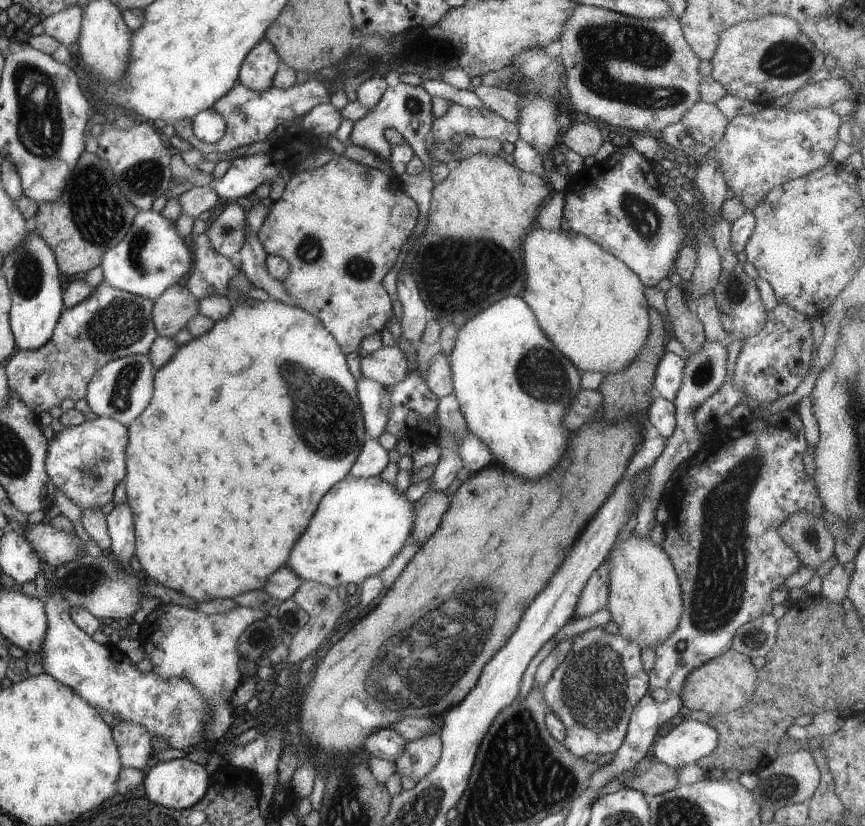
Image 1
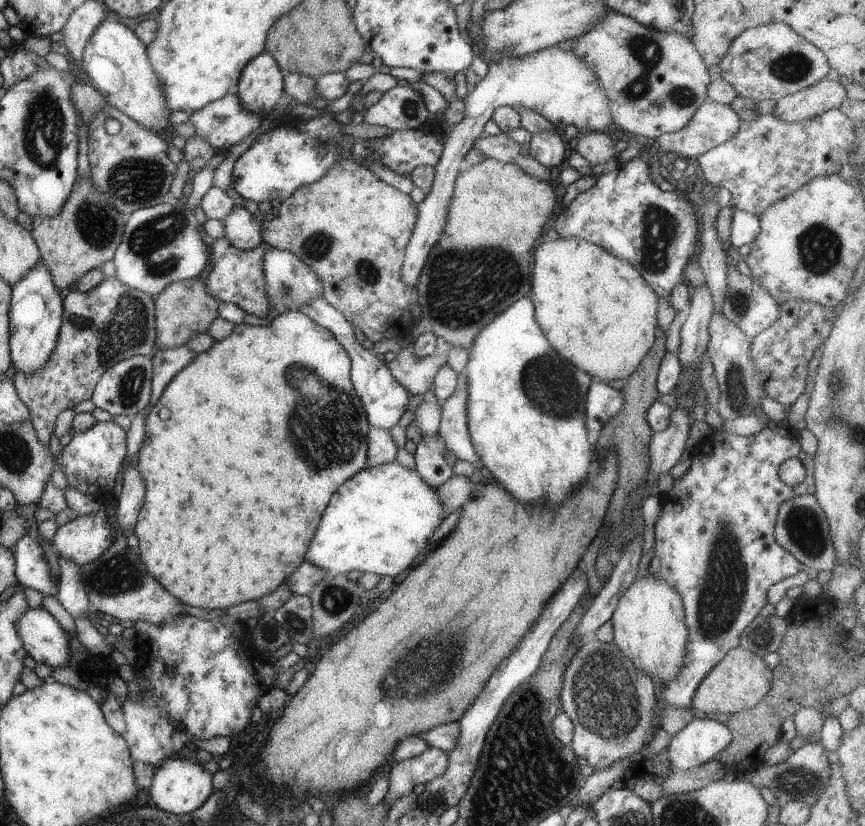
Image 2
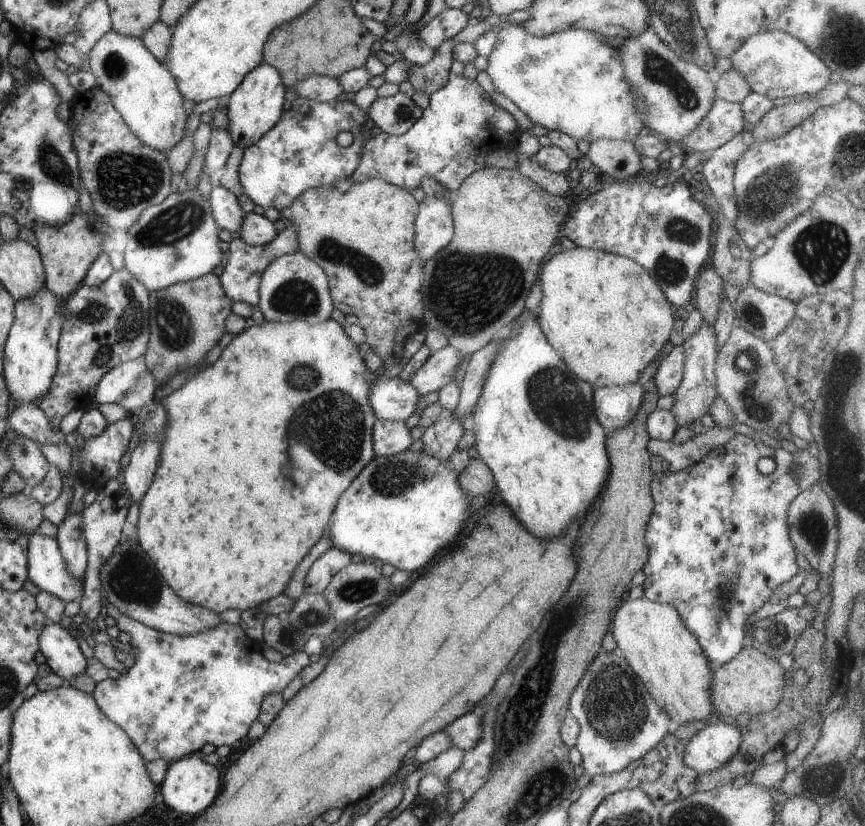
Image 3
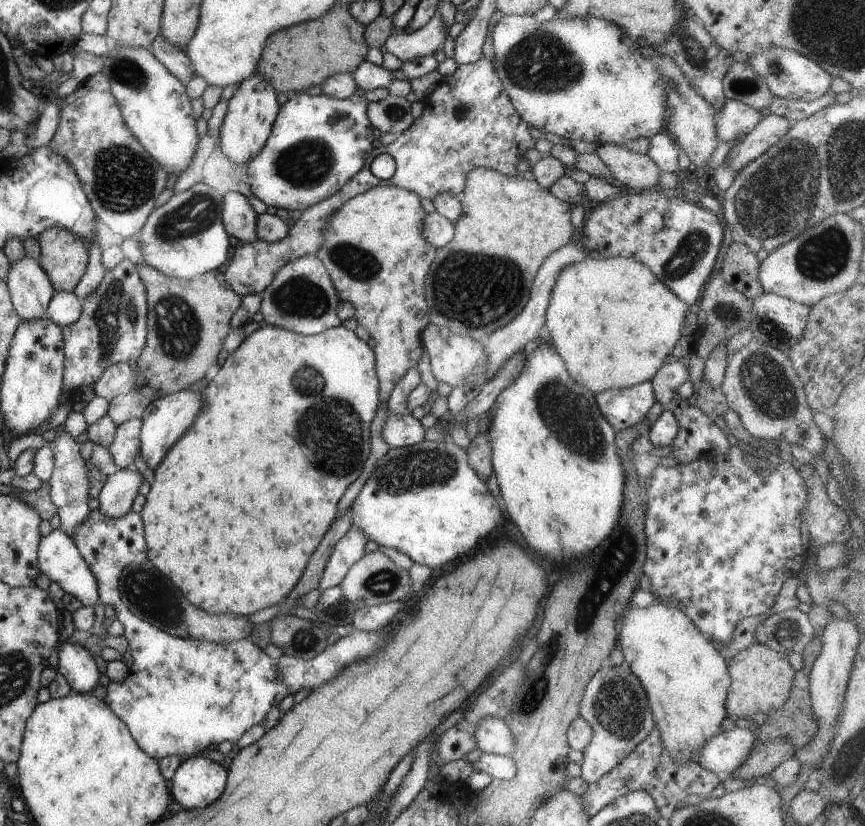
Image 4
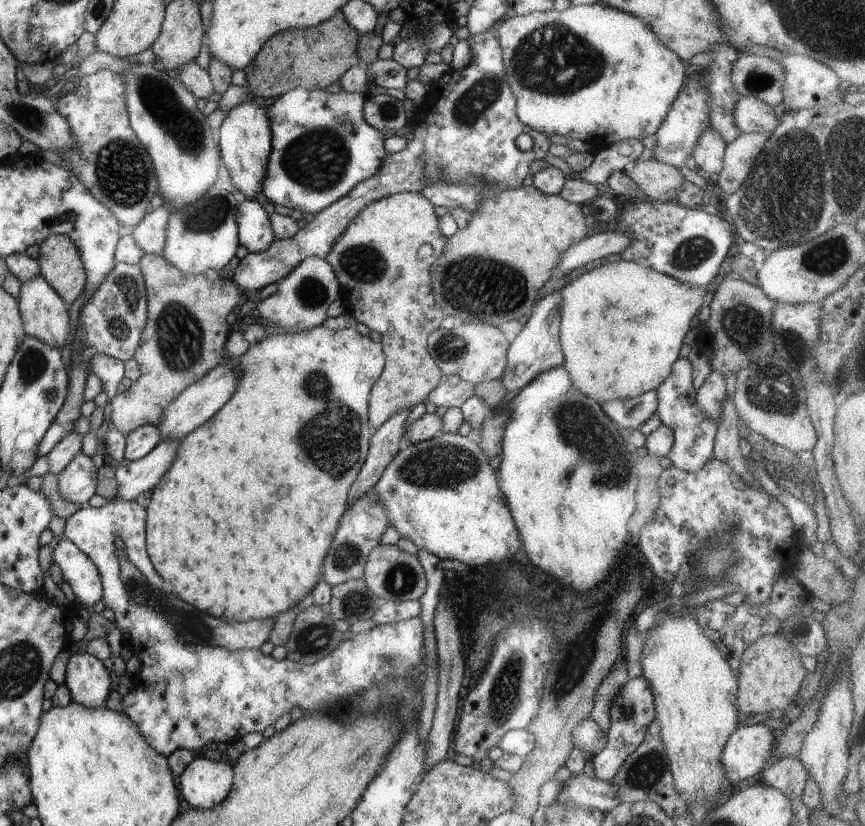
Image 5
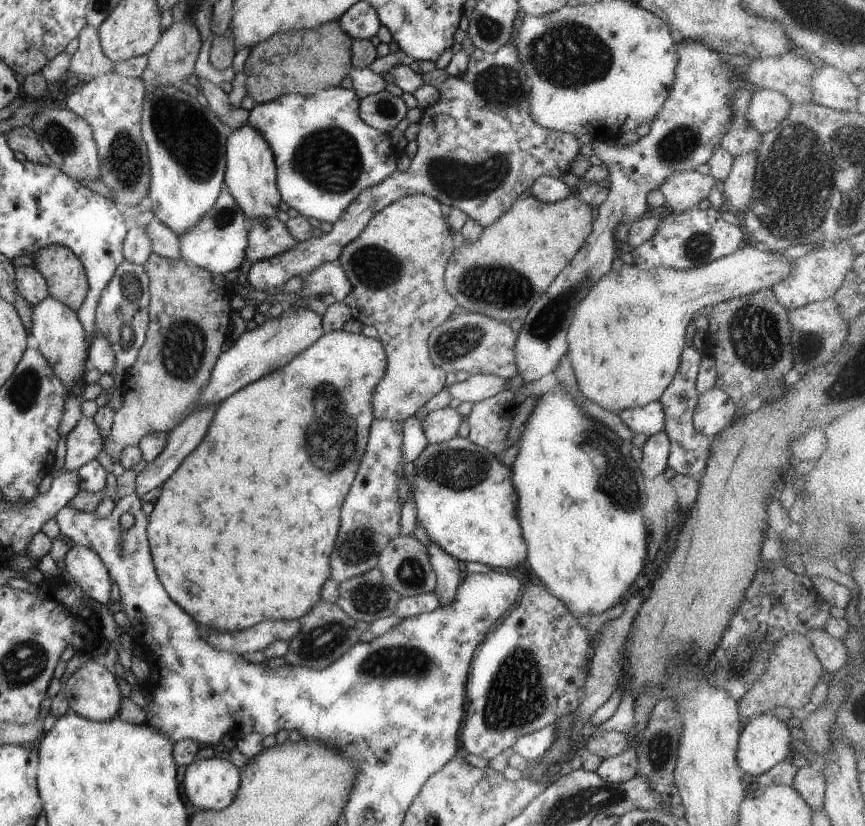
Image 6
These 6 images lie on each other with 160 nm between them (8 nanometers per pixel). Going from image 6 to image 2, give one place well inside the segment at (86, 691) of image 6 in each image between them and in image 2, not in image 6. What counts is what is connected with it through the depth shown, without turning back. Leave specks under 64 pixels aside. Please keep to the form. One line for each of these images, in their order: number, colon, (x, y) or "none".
2: (43, 639)
3: (62, 655)
4: (76, 664)
5: (87, 680)

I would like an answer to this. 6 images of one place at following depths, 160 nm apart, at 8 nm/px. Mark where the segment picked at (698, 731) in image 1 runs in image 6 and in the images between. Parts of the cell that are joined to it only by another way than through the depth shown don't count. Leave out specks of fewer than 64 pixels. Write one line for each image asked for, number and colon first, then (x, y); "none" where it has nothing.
2: (698, 741)
3: (714, 745)
4: (722, 754)
5: (748, 750)
6: (764, 741)

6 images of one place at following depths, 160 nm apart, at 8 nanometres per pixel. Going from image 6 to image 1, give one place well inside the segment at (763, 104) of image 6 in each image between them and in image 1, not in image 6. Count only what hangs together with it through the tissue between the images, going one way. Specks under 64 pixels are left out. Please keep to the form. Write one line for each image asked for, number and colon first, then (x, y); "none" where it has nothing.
1: (702, 126)
2: (713, 123)
3: (723, 121)
4: (734, 120)
5: (751, 115)

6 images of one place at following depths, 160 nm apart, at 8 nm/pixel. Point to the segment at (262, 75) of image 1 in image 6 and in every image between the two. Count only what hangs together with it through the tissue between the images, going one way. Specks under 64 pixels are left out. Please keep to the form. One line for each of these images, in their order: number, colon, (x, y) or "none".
2: (259, 86)
3: (253, 107)
4: (251, 110)
5: (244, 139)
6: (250, 176)

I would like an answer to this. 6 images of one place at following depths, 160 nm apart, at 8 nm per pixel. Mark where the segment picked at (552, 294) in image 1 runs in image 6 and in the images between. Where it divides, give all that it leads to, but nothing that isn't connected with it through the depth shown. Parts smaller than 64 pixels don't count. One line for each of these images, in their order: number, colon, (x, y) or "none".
2: (595, 310)
3: (605, 317)
4: (611, 321)
5: (621, 325)
6: (625, 339)

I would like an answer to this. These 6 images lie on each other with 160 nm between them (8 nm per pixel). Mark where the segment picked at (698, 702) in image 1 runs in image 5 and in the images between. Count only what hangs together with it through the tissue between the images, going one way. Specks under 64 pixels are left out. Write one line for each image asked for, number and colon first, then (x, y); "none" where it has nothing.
2: (739, 680)
3: (751, 682)
4: (760, 678)
5: (770, 673)

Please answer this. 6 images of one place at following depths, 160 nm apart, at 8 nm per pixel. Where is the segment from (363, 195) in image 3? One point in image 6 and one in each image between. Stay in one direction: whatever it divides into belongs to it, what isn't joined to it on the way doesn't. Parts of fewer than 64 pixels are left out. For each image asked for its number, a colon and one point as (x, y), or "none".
4: (373, 249)
5: (382, 259)
6: (395, 267)

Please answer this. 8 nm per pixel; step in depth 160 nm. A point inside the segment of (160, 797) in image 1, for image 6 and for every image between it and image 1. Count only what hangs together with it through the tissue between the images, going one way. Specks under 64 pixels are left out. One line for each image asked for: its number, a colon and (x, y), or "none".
2: (178, 785)
3: (189, 785)
4: (197, 781)
5: (203, 783)
6: (208, 783)

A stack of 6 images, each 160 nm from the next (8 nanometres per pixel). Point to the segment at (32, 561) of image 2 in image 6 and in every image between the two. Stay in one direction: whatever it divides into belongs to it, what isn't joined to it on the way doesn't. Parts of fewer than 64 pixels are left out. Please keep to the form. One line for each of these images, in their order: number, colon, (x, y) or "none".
3: (47, 570)
4: (58, 558)
5: (77, 570)
6: (83, 567)

